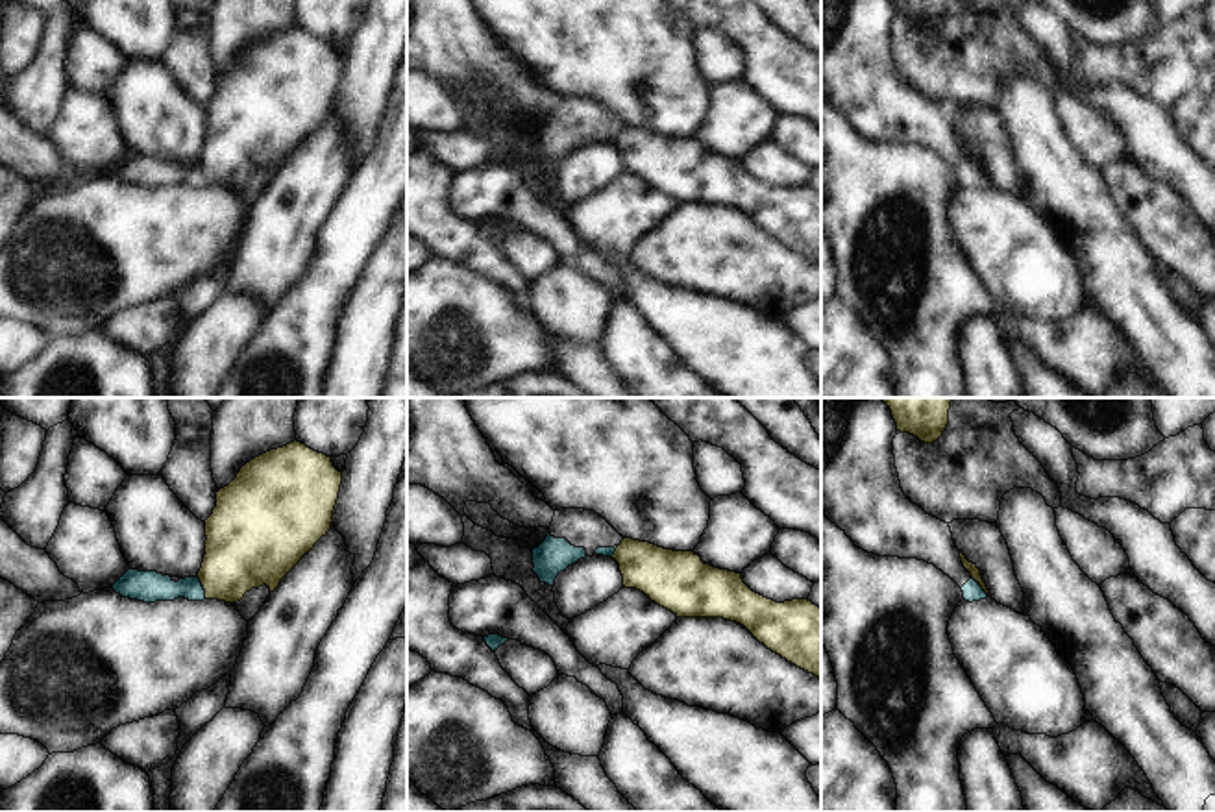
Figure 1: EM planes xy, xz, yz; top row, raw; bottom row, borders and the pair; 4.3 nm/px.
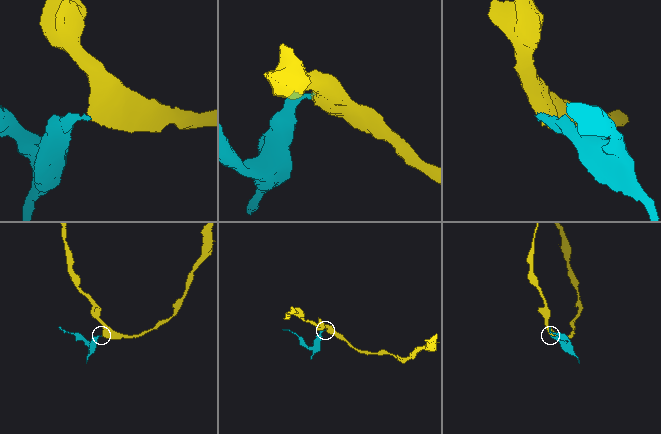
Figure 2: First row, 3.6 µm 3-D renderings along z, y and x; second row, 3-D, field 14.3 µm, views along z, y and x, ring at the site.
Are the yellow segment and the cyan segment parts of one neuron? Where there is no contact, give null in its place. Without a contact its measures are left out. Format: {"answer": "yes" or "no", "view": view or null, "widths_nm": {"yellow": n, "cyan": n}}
{"answer": "no", "view": "xy", "widths_nm": {"yellow": 340, "cyan": 140}}

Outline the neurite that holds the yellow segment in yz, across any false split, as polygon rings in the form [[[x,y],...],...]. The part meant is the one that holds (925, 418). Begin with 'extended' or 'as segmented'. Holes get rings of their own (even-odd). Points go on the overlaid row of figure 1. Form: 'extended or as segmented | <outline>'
as segmented | [[[880,398],[891,411],[897,431],[925,444],[936,442],[947,424],[952,398]]]

